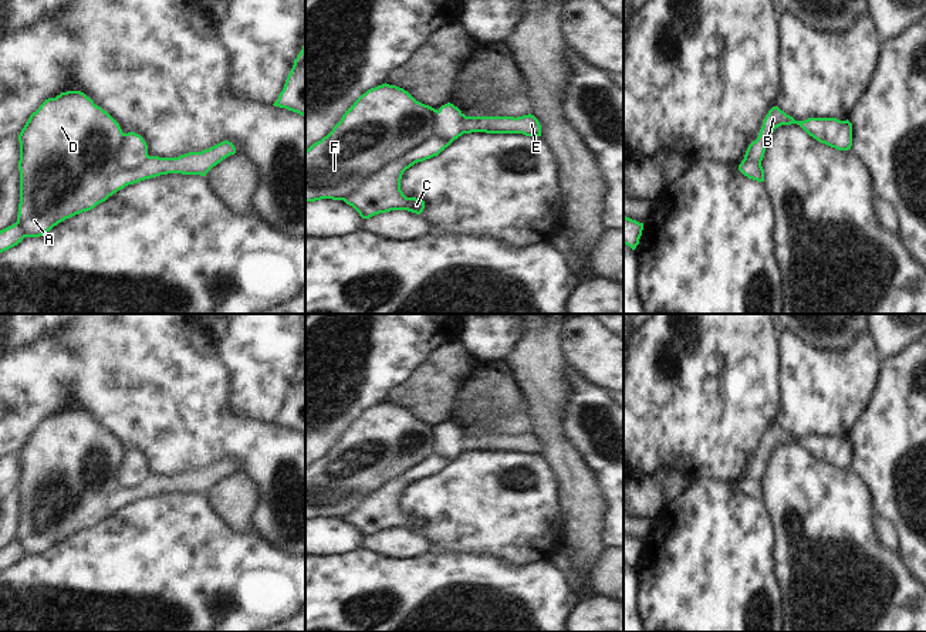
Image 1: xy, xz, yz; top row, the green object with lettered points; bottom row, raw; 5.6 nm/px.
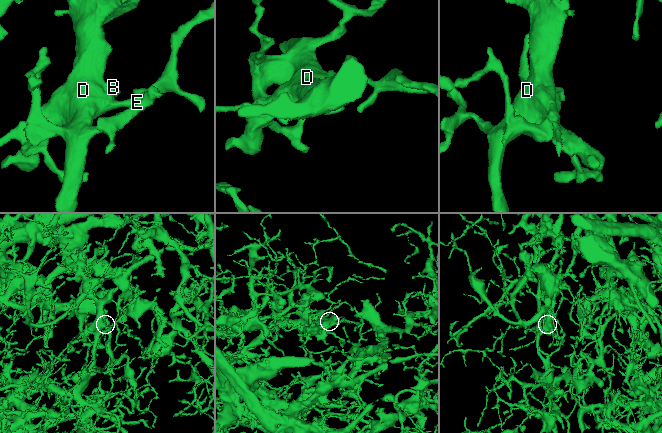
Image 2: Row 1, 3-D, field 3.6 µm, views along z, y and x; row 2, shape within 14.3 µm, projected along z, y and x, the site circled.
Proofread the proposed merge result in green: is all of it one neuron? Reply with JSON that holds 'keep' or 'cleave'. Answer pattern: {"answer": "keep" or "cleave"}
{"answer": "cleave"}

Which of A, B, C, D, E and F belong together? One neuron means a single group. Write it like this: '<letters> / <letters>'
A D E F / B C

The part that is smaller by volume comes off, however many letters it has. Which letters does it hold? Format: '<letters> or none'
B, C.

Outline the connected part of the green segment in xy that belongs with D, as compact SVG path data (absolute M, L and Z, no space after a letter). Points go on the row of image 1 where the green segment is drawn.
M67 91L45 99L18 135L20 203L16 223L24 236L40 237L65 219L88 212L125 186L145 179L168 173L206 176L213 166L236 153L234 145L223 141L178 158L149 156L126 172L121 165L122 139L119 124L84 92Z

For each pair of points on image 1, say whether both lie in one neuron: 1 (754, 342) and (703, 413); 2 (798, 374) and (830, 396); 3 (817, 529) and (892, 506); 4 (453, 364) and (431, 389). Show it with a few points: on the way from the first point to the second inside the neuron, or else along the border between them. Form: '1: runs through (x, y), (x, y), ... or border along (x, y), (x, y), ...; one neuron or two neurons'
1: runs through (737, 360), (705, 396); one neuron
2: runs through (805, 374), (823, 391); one neuron
3: border along (861, 480), (871, 494), (875, 511); two neurons
4: runs through (448, 369), (435, 384); one neuron

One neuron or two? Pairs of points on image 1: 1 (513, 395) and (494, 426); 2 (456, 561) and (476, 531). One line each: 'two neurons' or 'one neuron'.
1: two neurons
2: two neurons

